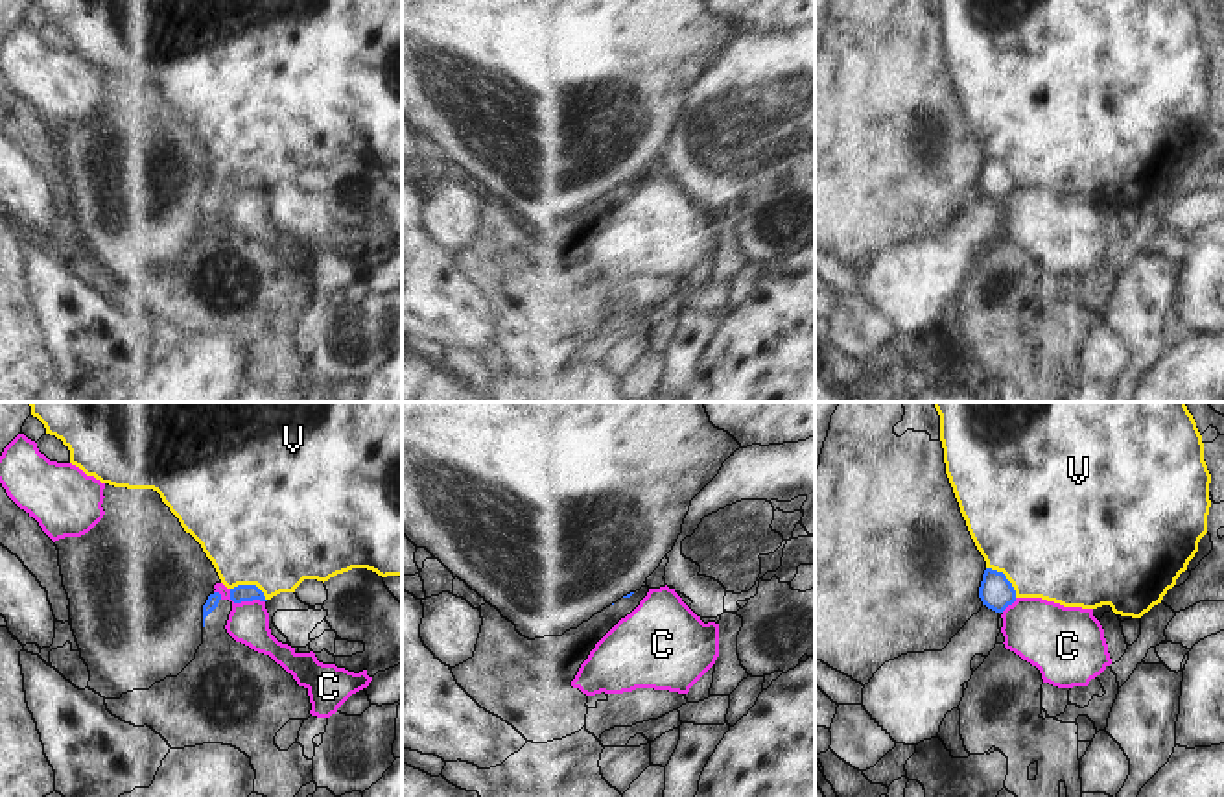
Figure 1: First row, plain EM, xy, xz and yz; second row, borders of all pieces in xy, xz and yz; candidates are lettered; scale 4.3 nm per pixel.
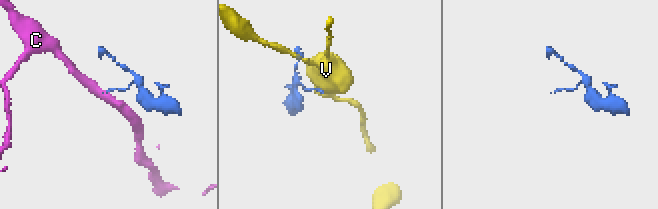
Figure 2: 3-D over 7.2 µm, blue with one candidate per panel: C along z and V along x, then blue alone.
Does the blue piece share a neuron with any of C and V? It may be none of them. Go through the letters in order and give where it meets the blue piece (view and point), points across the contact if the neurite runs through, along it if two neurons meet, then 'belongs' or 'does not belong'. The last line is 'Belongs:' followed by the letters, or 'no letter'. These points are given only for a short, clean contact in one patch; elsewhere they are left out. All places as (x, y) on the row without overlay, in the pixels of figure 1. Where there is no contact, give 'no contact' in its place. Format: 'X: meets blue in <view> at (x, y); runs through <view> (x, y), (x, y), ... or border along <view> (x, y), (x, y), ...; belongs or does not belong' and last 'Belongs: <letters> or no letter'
C: meets blue in xy at (244, 187); border along xy (229, 176), (229, 183), (235, 189), (264, 189); does not belong
V: meets blue in yz at (1005, 165); border along yz (987, 154), (1001, 159), (1016, 183); does not belong
Belongs: no letter

